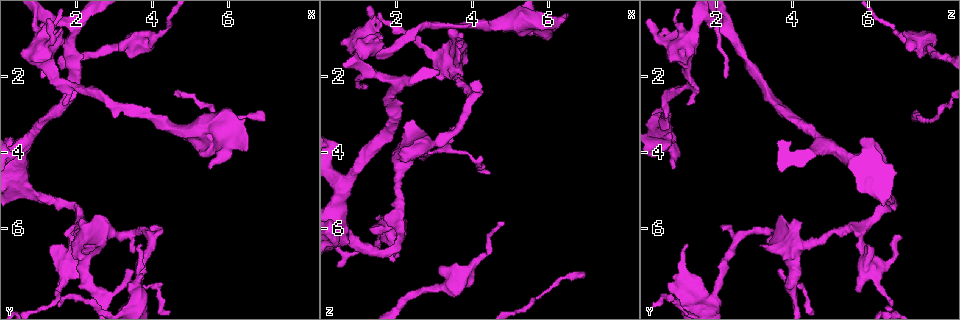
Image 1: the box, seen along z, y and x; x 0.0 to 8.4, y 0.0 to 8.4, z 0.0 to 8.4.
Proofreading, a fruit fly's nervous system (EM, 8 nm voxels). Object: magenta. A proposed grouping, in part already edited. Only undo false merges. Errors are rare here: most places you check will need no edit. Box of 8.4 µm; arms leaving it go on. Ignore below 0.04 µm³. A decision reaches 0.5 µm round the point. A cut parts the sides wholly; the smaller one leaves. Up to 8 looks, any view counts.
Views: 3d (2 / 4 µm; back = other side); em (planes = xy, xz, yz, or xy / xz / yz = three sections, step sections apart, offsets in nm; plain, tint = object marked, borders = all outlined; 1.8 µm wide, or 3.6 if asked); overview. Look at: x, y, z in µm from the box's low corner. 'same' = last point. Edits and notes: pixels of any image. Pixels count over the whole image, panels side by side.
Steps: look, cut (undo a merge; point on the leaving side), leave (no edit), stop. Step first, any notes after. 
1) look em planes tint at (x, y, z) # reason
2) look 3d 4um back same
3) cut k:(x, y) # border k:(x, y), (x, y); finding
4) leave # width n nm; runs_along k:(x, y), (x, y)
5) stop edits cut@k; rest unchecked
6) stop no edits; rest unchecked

look 3d 4um at (3.60, 7.85, 1.90) # calibre changes

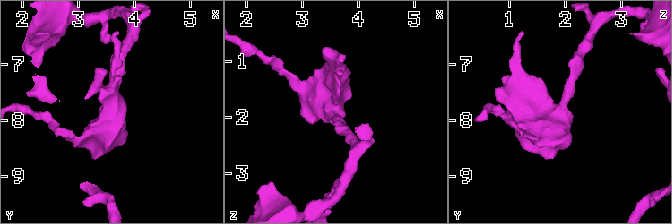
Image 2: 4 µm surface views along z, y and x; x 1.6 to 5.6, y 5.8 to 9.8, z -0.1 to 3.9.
look em planes plain at (3.55, 7.90, 1.90)

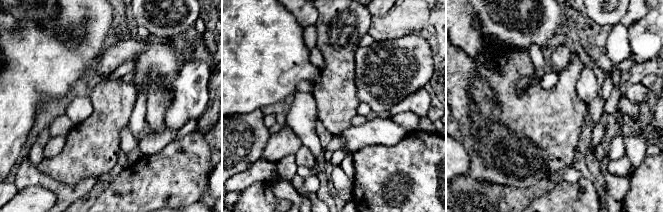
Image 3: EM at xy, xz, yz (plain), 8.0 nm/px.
look em planes tint same # with the object marked

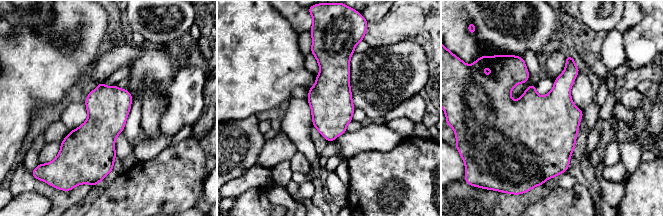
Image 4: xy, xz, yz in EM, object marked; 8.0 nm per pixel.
leave # continuous, no second cell

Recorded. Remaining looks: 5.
look 3d 2um at (0.90, 5.10, 6.25) # a narrow waist

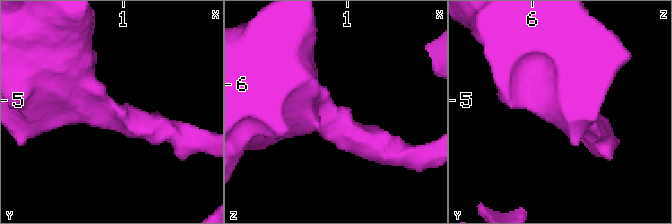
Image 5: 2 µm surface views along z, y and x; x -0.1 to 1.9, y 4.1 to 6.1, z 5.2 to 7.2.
look em yz step 16 tint at (0.94, 5.06, 6.30) # arm_widths 240, 650 nm; now the EM

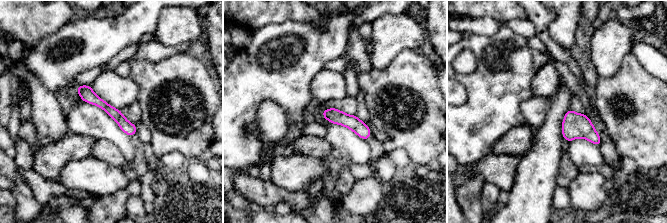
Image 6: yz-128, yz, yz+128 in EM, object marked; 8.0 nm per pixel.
look em planes borders same # cut it another way

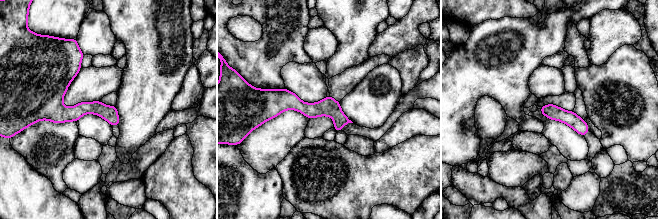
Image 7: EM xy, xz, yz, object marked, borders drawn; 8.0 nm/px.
leave # runs_along 7:(269, 103), (331, 109), (346, 120); all the same cell

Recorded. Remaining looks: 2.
stop no edits; rest unchecked

